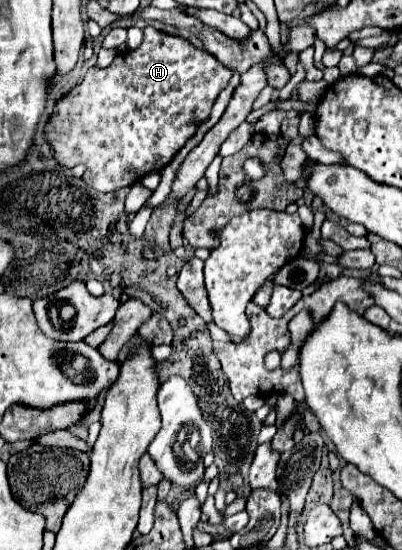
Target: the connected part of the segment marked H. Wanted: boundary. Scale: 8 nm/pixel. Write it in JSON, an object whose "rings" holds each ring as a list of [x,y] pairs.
{"rings":[[[153,27],[145,29],[145,41],[135,51],[123,51],[107,67],[91,67],[81,85],[77,85],[65,99],[57,103],[57,115],[45,127],[55,159],[63,167],[83,163],[87,173],[83,179],[97,191],[115,191],[129,187],[151,171],[161,171],[181,151],[181,147],[195,135],[199,121],[207,119],[211,107],[229,83],[233,71],[227,69],[211,53],[193,47],[187,39],[161,33]]]}

